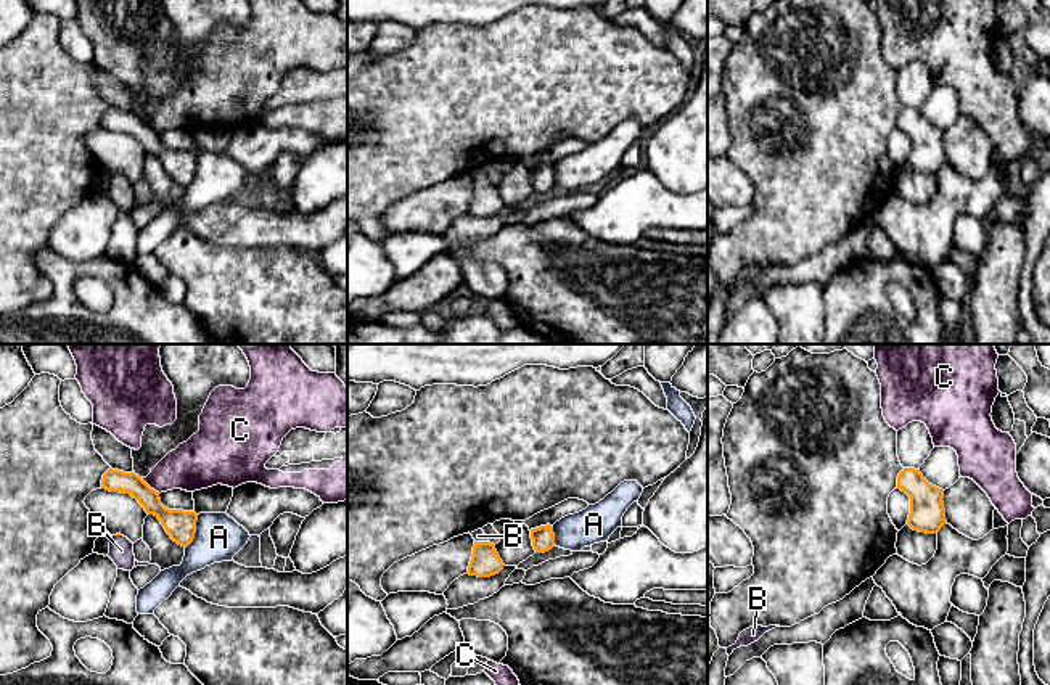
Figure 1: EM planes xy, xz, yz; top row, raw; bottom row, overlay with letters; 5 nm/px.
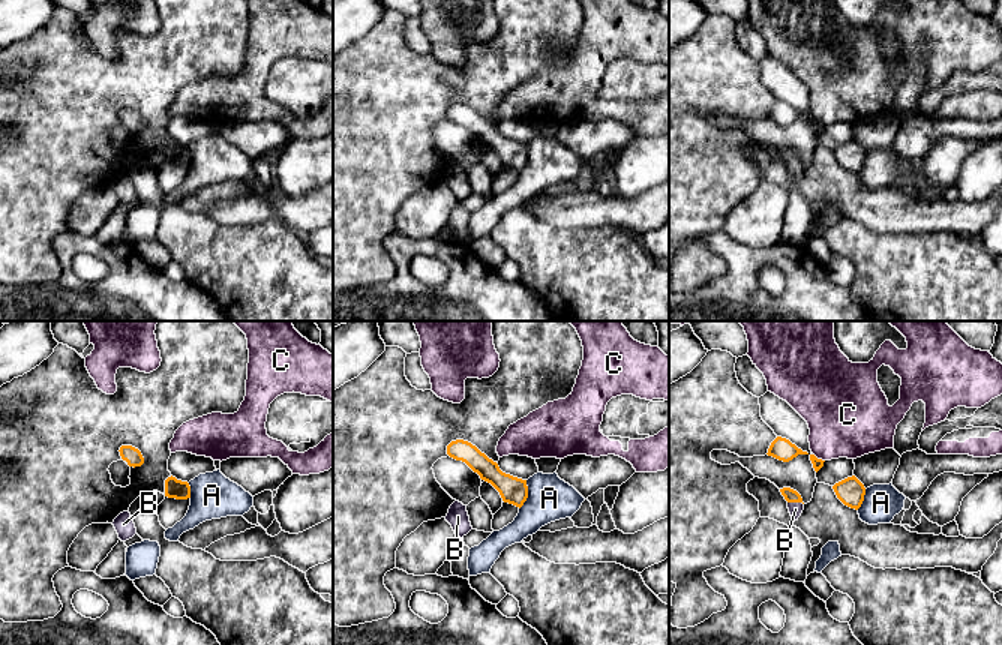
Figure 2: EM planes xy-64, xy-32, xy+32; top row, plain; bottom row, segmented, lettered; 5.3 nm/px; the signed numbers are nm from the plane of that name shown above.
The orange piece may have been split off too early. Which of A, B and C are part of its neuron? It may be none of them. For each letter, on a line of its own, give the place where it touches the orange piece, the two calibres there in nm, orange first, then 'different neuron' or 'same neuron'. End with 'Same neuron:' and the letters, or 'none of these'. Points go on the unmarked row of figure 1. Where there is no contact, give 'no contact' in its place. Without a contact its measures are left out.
A: xy (195, 172) | 150/240 nm | different neuron
B: xz (481, 182) | 140/60 nm | same neuron
C: xy (148, 126) | 150/240 nm | different neuron
Same neuron: B

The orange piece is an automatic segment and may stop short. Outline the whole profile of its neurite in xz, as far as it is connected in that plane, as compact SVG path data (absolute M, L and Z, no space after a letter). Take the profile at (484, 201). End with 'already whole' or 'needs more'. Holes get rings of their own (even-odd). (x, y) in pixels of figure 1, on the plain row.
M482 169L471 172L471 175L474 178L474 187L466 214L478 217L498 214L505 204L500 199L495 185L489 182Z | needs more

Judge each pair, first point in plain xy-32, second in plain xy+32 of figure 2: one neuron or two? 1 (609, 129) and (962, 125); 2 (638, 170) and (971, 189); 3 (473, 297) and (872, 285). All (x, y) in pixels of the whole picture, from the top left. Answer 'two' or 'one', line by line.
1: one
2: one
3: two

